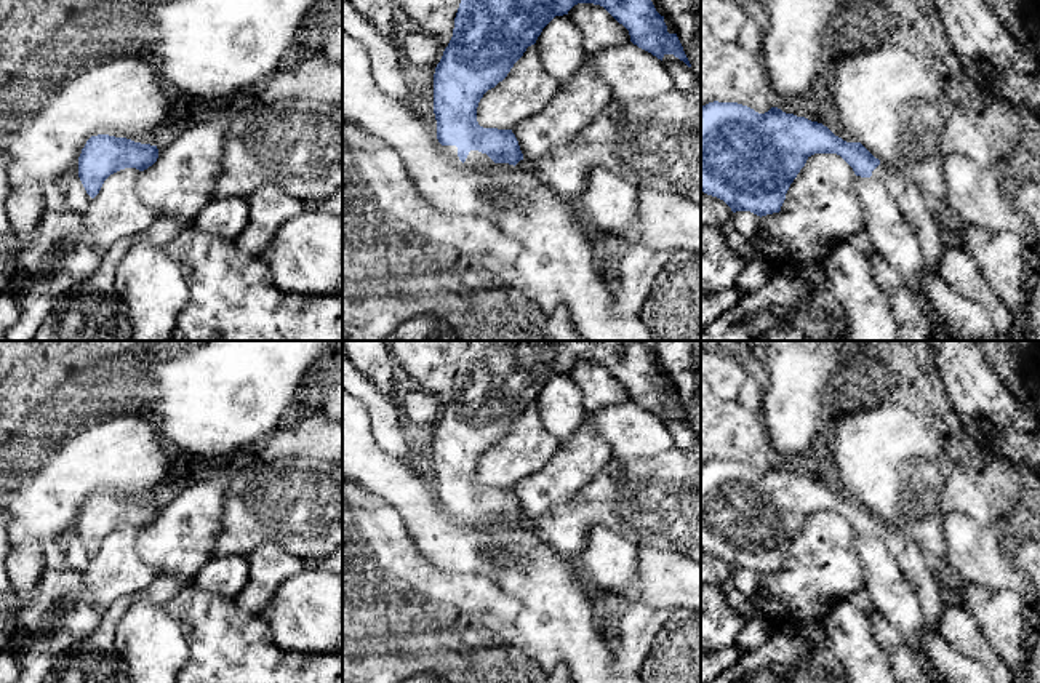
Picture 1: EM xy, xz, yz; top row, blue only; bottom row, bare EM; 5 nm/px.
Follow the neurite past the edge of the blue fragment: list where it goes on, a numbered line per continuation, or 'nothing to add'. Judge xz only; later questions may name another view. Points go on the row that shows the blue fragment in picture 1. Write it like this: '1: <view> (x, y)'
1: xz (476, 159)

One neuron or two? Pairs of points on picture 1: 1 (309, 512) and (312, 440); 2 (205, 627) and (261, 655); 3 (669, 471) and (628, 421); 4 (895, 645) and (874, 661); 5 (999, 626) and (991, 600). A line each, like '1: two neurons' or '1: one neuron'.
1: two neurons
2: one neuron
3: two neurons
4: two neurons
5: one neuron

